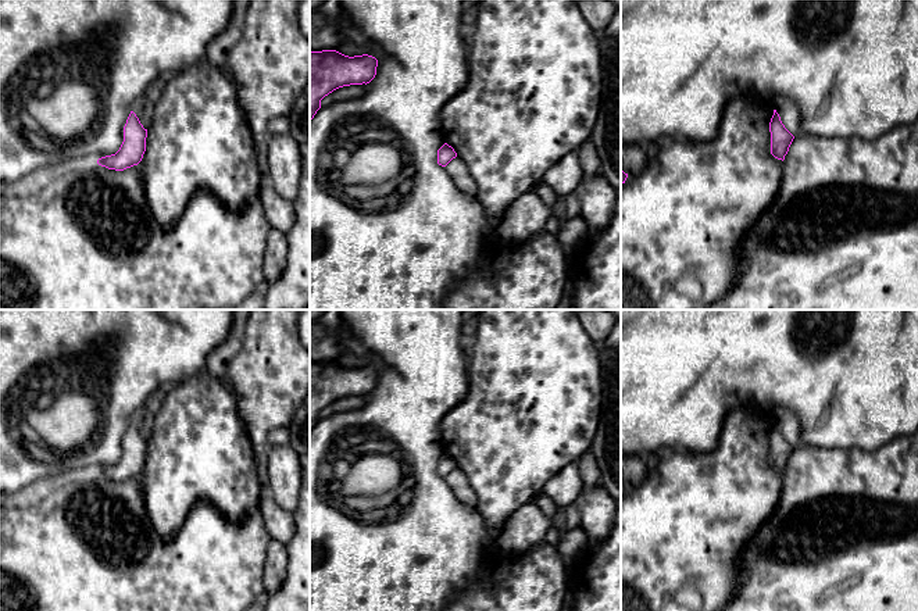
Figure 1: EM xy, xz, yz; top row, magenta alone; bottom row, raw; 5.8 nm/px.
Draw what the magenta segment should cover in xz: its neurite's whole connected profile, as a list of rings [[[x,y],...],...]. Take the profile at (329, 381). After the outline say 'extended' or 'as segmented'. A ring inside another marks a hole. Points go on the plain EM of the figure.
[[[336,361],[310,362],[310,432],[325,407],[343,397],[369,394],[376,378],[378,371],[368,365],[349,368]]]; as segmented

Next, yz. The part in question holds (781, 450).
[[[774,421],[774,426],[769,433],[769,443],[771,443],[771,465],[775,469],[783,472],[794,447],[785,439],[776,421]]]; as segmented

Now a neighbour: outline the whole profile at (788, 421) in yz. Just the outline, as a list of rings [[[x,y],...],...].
[[[781,410],[775,415],[775,421],[781,428],[785,439],[796,449],[801,446],[801,424],[796,412]]]

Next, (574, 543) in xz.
[[[581,526],[569,529],[560,540],[557,550],[564,560],[568,576],[571,576],[575,564],[581,560],[582,553],[586,549],[587,549],[587,535]]]

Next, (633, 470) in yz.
[[[640,455],[621,457],[621,480],[628,486],[640,485],[649,472],[646,461]]]

